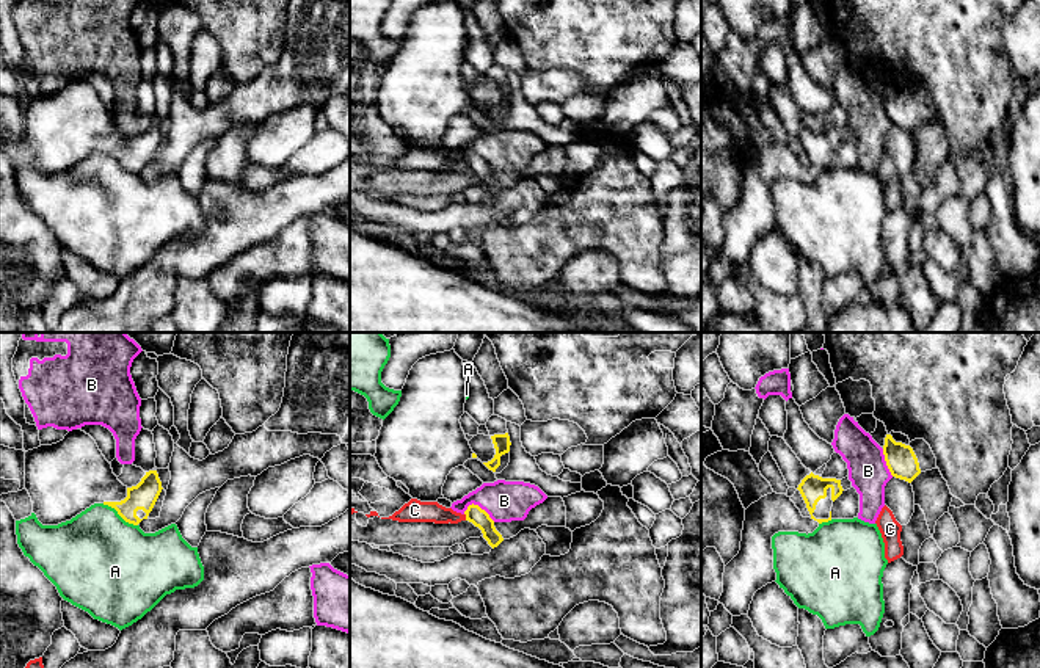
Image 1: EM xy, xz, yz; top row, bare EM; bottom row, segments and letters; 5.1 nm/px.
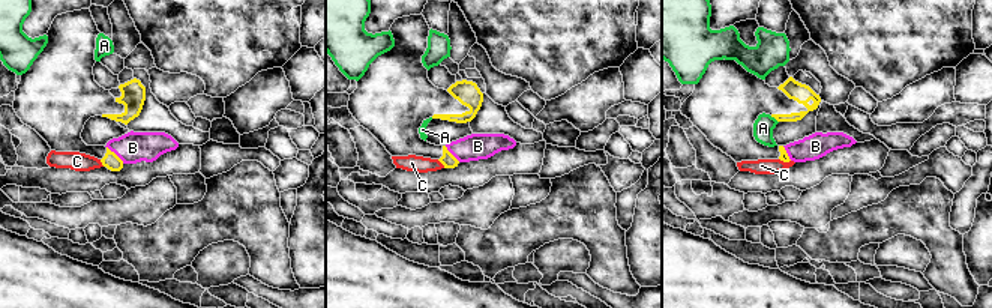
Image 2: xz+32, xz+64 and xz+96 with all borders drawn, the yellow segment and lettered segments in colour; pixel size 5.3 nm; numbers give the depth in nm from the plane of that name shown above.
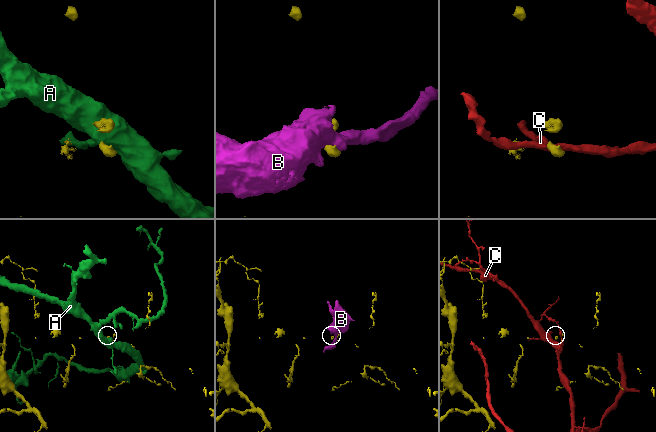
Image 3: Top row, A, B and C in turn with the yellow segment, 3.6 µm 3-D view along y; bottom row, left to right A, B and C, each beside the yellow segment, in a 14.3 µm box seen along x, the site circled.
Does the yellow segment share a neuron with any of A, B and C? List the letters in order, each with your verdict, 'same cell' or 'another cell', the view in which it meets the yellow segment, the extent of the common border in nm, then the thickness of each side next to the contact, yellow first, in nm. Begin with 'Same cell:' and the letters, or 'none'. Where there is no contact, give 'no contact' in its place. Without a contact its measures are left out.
Same cell: none
A: another cell; contact in xy; length 220 nm; calibres 140 and 480 nm
B: another cell; contact in xz; length 180 nm; calibres 90 and 200 nm
C: another cell; contact in xz; length 40 nm; calibres 90 and 110 nm

